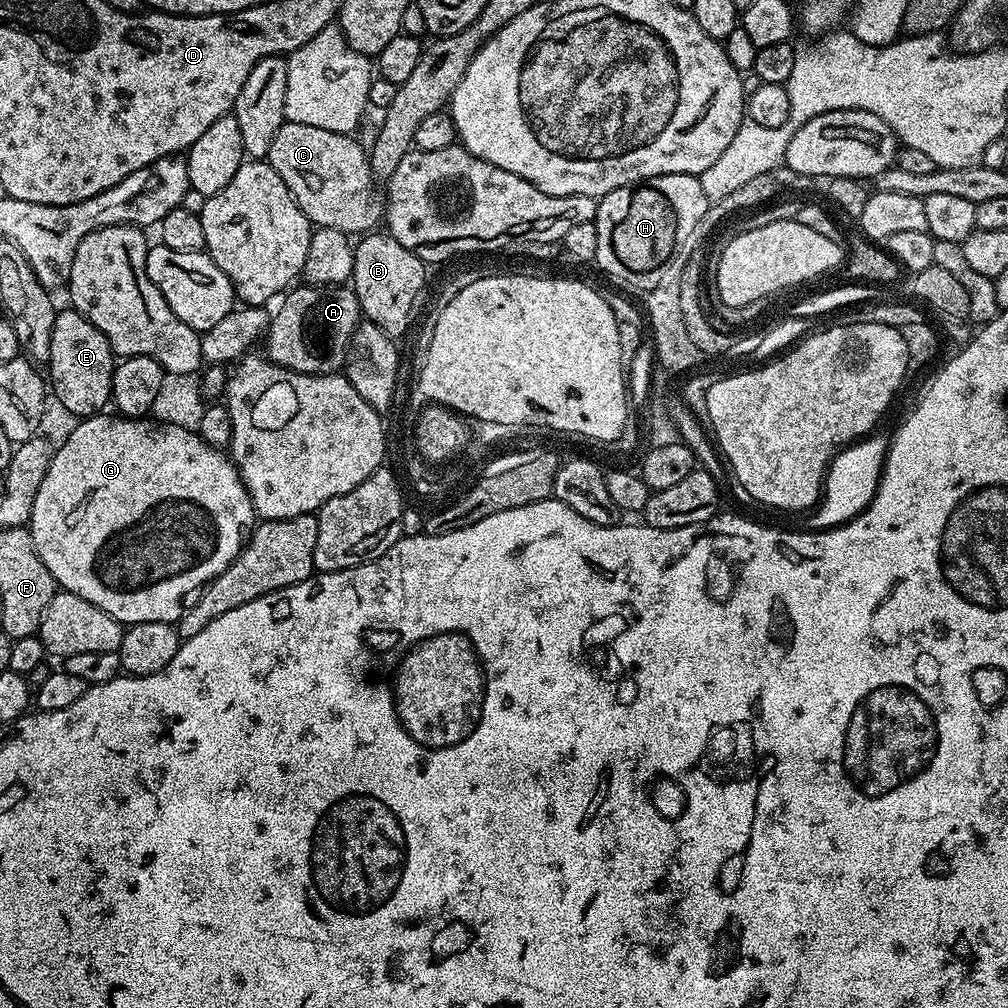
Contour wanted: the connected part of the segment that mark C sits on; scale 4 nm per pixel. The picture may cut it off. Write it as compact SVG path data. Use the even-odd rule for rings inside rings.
M286 122L278 134L274 134L274 142L270 142L266 163L286 182L302 214L306 214L316 228L368 234L379 225L376 224L379 220L381 223L385 219L386 204L376 193L378 184L372 178L365 145L352 139L356 138L343 132Z

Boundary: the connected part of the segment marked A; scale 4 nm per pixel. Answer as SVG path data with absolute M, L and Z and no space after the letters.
M305 283L303 287L293 287L279 301L280 309L271 317L266 333L266 356L271 363L291 372L331 376L339 373L347 361L348 343L362 322L360 303L351 287L344 284Z

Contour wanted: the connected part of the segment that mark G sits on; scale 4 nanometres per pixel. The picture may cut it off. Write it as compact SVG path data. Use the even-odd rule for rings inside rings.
M97 414L81 419L77 423L80 425L53 451L50 470L46 470L46 478L42 478L42 486L38 486L38 498L34 498L34 510L30 521L32 541L46 570L50 570L50 574L63 591L78 594L78 598L86 598L86 602L94 602L98 610L106 610L106 614L113 616L119 624L131 626L146 622L162 622L175 625L189 597L199 593L209 580L222 574L222 570L226 570L226 566L234 562L245 543L246 533L257 523L258 517L252 499L244 483L240 481L240 472L237 471L236 465L221 449L210 447L200 437L199 431L153 422L148 418L108 415Z

